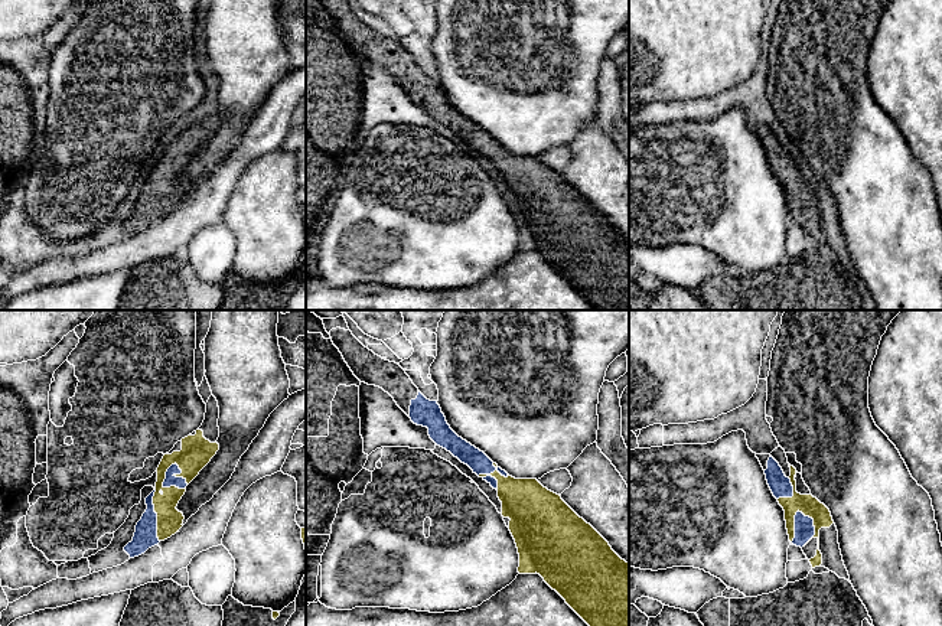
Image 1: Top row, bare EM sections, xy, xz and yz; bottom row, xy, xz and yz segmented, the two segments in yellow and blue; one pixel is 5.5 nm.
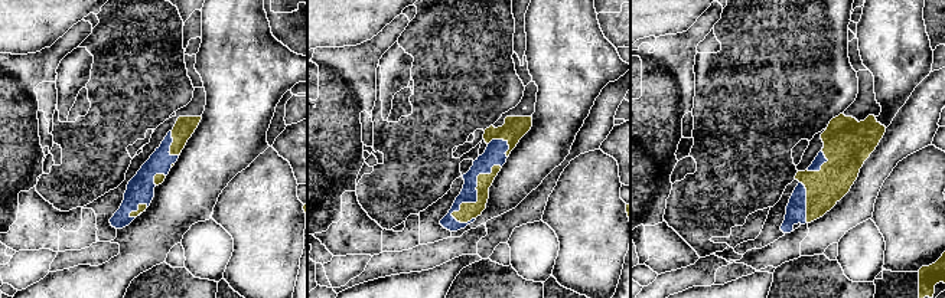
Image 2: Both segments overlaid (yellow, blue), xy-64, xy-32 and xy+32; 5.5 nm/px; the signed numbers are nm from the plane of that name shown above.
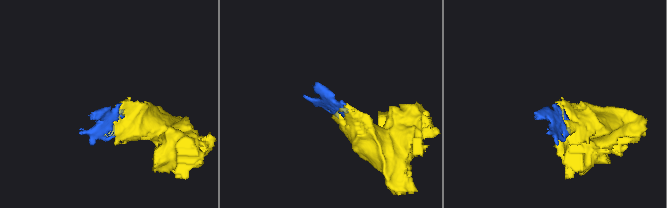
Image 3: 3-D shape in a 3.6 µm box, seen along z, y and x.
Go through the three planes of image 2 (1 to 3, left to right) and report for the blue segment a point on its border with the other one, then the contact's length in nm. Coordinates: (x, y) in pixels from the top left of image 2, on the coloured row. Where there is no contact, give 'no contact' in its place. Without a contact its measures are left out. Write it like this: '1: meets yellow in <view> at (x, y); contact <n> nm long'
1: meets yellow in xy-64 at (170, 146); contact 150 nm long
2: meets yellow in xy-32 at (478, 195); contact 400 nm long
3: meets yellow in xy+32 at (807, 202); contact 240 nm long

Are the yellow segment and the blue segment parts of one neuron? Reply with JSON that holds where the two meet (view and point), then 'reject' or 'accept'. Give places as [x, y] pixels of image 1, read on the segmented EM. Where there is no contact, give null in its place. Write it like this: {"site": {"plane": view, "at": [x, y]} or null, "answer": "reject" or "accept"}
{"site": {"plane": "xy", "at": [162, 483]}, "answer": "accept"}

